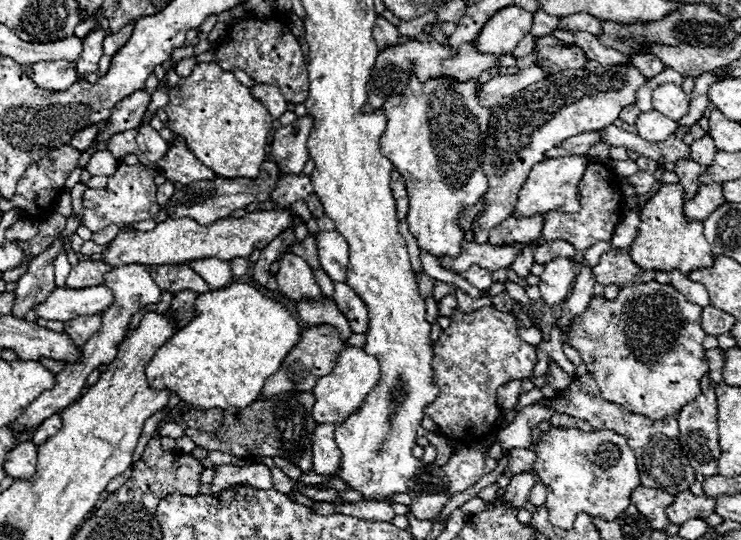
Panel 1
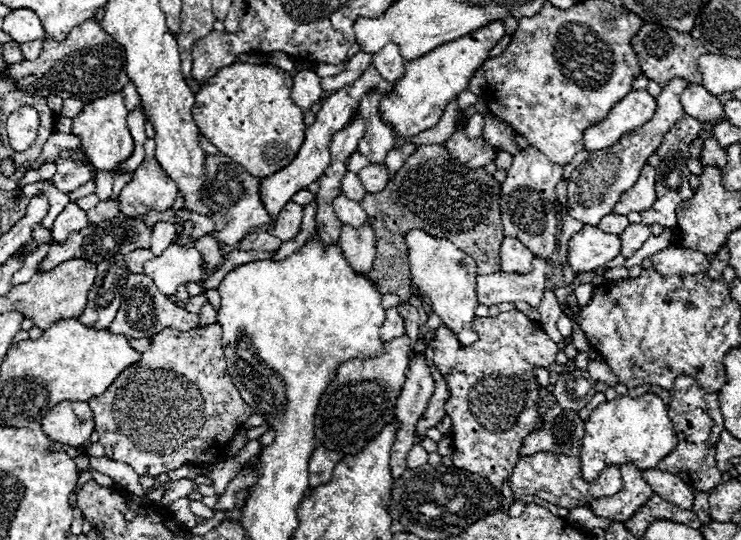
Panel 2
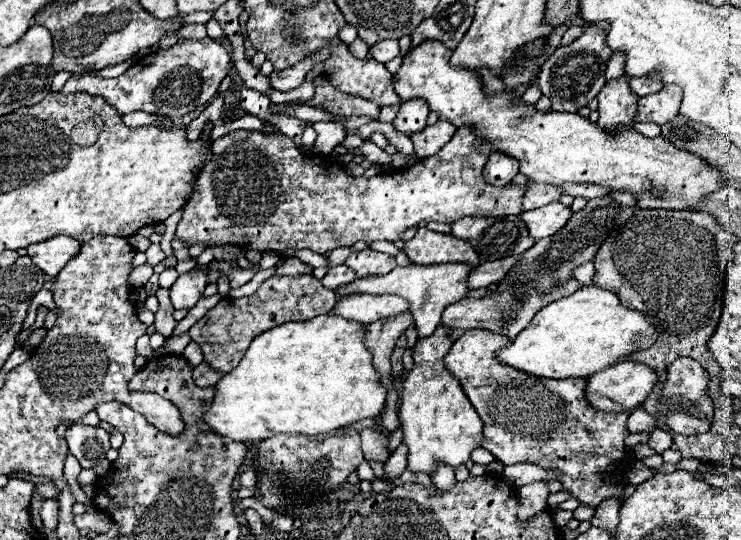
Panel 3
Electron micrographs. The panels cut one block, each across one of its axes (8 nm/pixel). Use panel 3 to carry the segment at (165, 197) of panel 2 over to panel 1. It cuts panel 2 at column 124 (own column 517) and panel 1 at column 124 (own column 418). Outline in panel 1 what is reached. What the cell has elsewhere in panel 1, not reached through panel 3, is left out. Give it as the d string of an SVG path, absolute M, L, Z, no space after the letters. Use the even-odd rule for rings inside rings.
M124 162L118 164L114 176L108 178L106 190L94 190L86 188L84 192L84 212L82 212L82 224L90 228L92 232L98 232L110 224L130 224L140 220L156 220L160 206L156 202L156 182L154 182L154 170L144 164L128 166Z

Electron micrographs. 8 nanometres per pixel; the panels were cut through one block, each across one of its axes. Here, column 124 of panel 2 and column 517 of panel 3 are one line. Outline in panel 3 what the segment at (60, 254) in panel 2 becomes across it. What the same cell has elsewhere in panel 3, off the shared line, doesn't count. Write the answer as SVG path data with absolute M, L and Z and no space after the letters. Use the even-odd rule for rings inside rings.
M496 216L496 218L462 218L450 224L452 226L452 236L466 240L472 244L472 248L480 254L480 262L490 262L490 260L500 260L506 256L522 254L528 248L532 248L534 240L528 236L526 224L520 220L520 216Z

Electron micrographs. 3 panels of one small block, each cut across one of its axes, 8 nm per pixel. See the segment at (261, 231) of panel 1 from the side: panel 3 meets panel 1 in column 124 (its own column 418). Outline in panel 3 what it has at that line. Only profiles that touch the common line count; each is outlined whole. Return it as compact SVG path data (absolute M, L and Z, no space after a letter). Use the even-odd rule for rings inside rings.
M420 228L416 236L404 244L404 252L414 264L420 266L446 262L468 262L478 266L478 254L468 242L456 240L450 234L432 232L428 228Z

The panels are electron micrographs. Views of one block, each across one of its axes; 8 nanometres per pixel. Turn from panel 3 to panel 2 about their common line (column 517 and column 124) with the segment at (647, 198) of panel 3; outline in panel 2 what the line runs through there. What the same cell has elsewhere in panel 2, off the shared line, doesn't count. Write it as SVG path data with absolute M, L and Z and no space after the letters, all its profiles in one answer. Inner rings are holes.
M118 92L114 96L104 96L102 100L94 100L94 104L86 104L82 112L76 118L72 118L72 134L80 138L82 148L96 170L114 170L120 166L122 160L126 160L132 154L134 140L130 136L126 116L128 110L124 98Z

